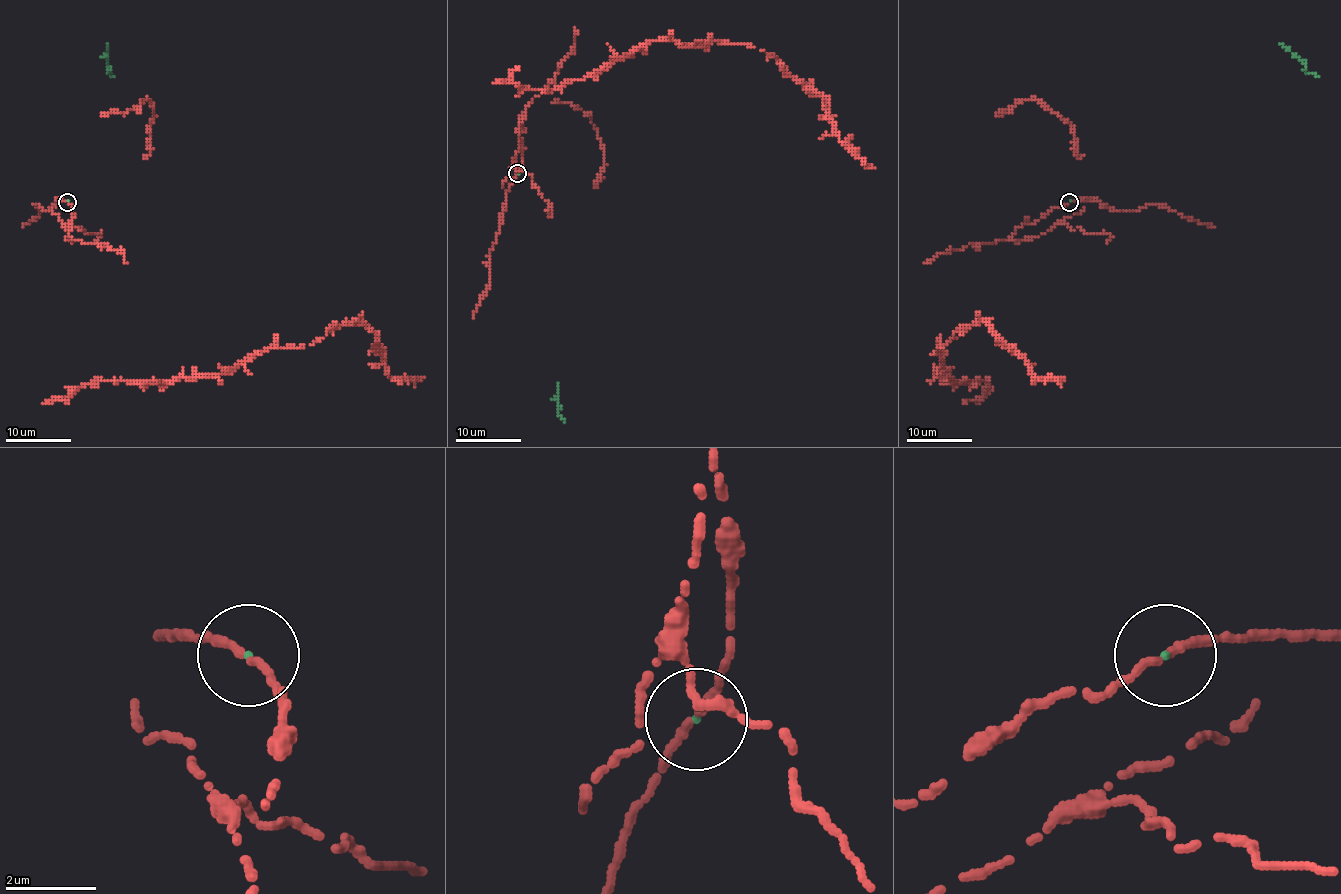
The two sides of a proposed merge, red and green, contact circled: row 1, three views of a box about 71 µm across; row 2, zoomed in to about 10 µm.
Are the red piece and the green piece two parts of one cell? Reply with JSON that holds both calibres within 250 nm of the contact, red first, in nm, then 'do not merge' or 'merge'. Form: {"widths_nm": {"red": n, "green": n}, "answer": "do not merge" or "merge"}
{"widths_nm": {"red": 180, "green": 50}, "answer": "merge"}

